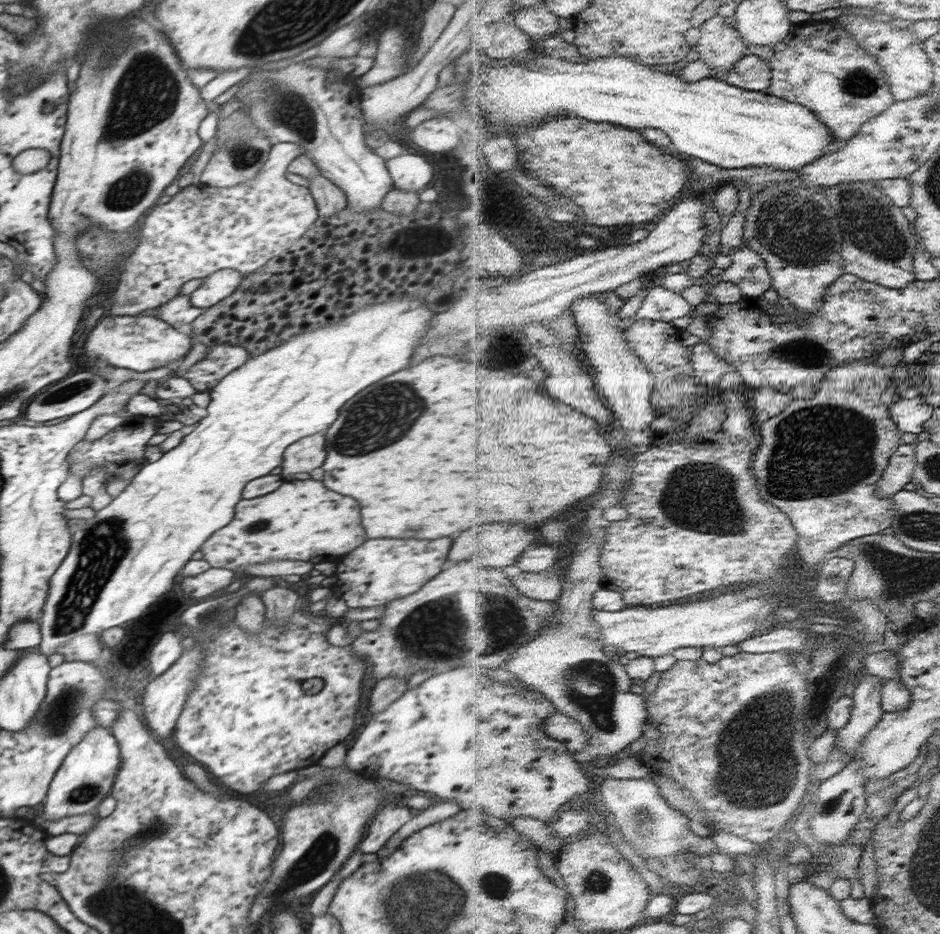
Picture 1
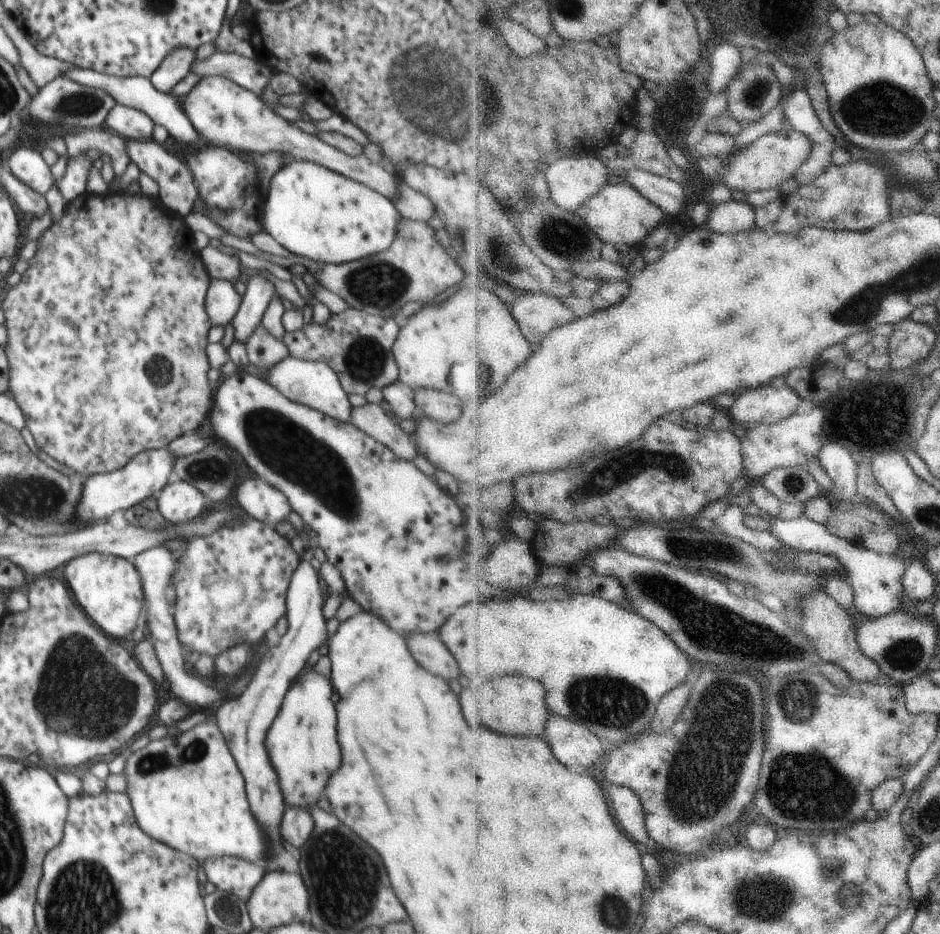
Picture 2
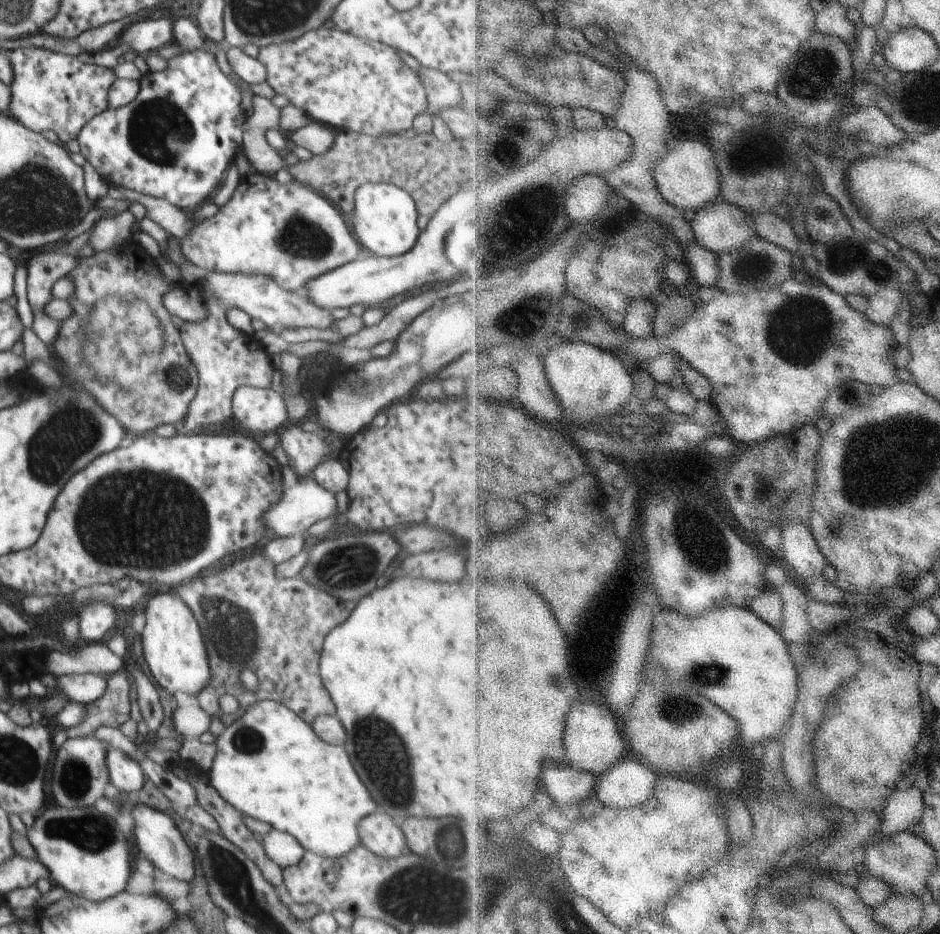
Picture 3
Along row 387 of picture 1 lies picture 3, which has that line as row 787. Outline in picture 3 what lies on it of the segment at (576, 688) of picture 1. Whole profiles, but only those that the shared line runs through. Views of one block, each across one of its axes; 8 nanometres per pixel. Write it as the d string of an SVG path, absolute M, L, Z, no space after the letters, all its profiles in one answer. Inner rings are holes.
M624 758L600 777L595 800L603 807L638 808L652 800L659 779L644 760Z

